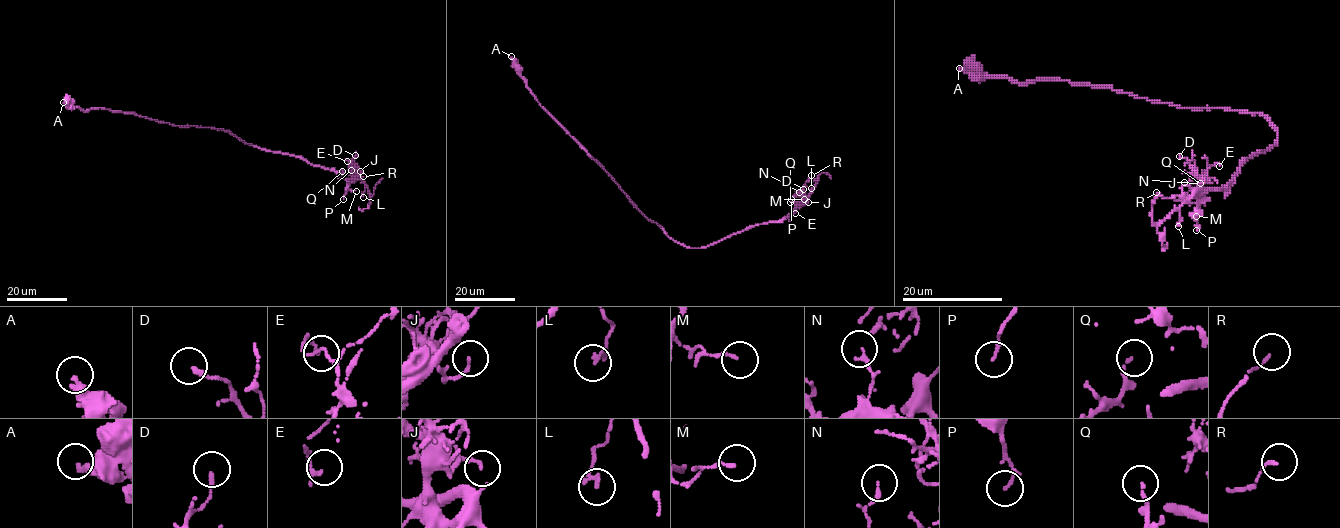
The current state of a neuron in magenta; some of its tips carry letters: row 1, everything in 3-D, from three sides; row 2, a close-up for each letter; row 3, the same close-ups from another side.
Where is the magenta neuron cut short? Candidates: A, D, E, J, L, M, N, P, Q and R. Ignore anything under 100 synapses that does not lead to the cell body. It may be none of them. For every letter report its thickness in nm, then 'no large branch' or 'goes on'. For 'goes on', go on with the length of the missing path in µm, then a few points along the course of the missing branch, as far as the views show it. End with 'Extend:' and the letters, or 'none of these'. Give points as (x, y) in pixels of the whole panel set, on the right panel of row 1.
A: calibre 280 nm; no large branch
D: calibre 190 nm; no large branch
E: calibre 160 nm; no large branch
J: calibre 140 nm; no large branch
L: calibre 150 nm; no large branch
M: calibre 100 nm; no large branch
N: calibre 150 nm; no large branch
P: calibre 150 nm; no large branch
Q: calibre 130 nm; no large branch
R: calibre 120 nm; no large branch
Extend: none of these

